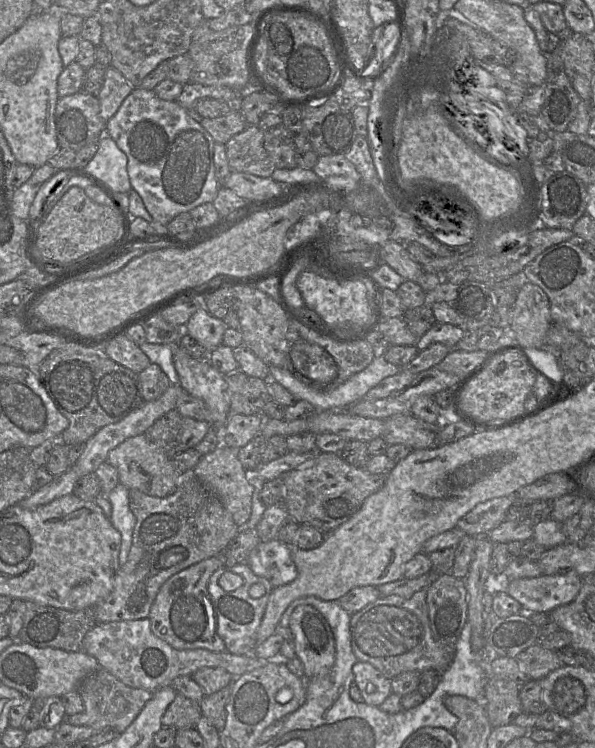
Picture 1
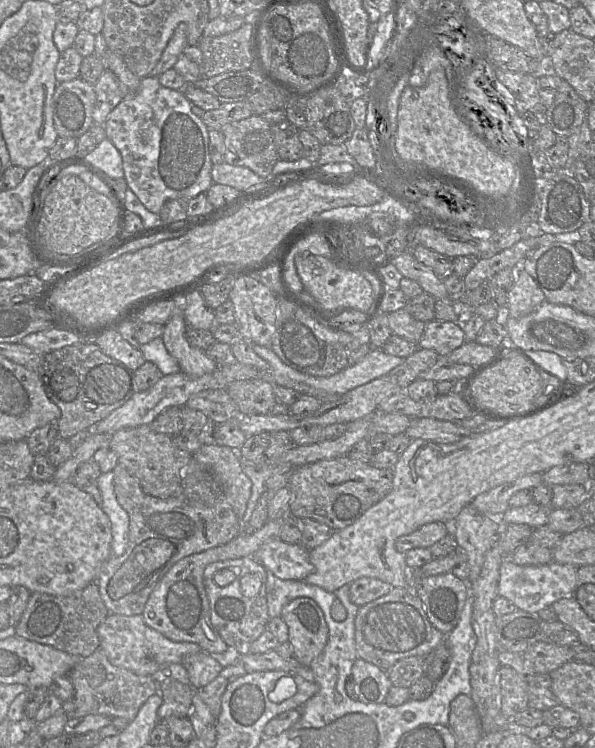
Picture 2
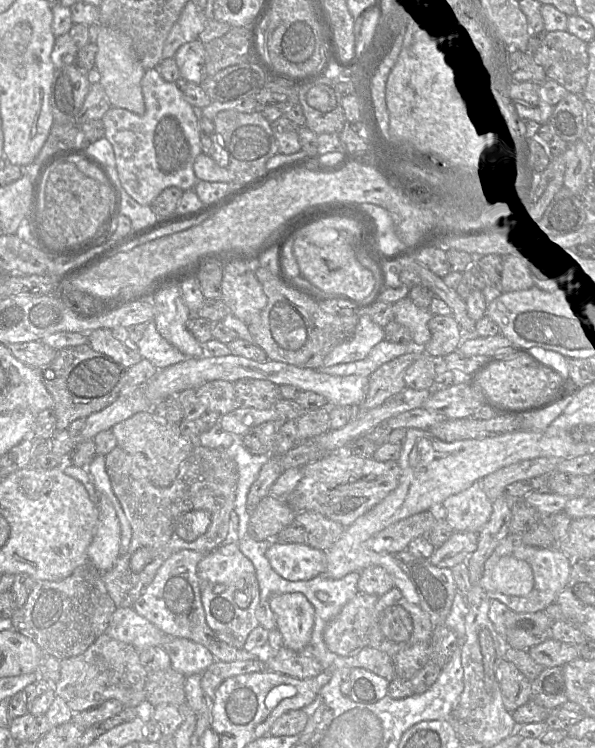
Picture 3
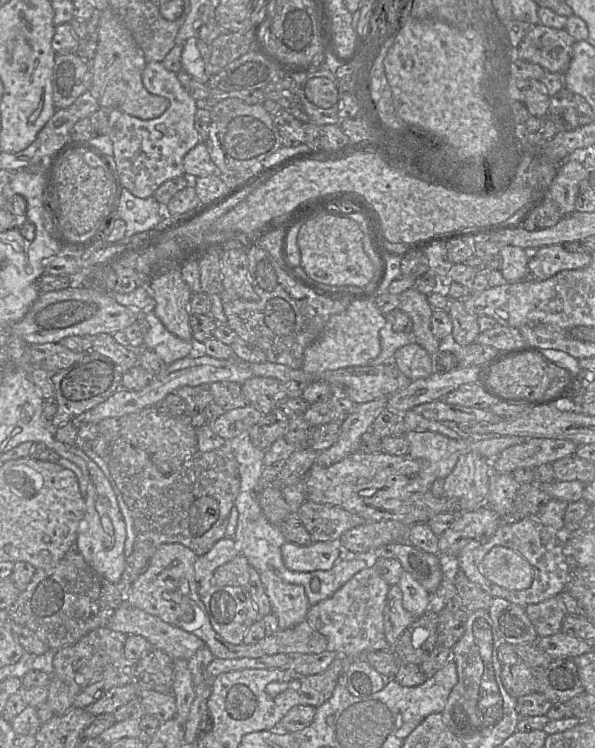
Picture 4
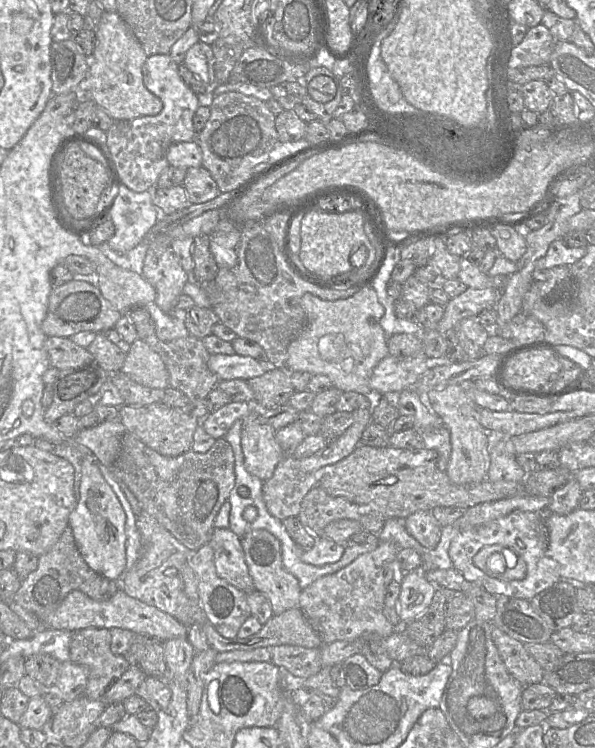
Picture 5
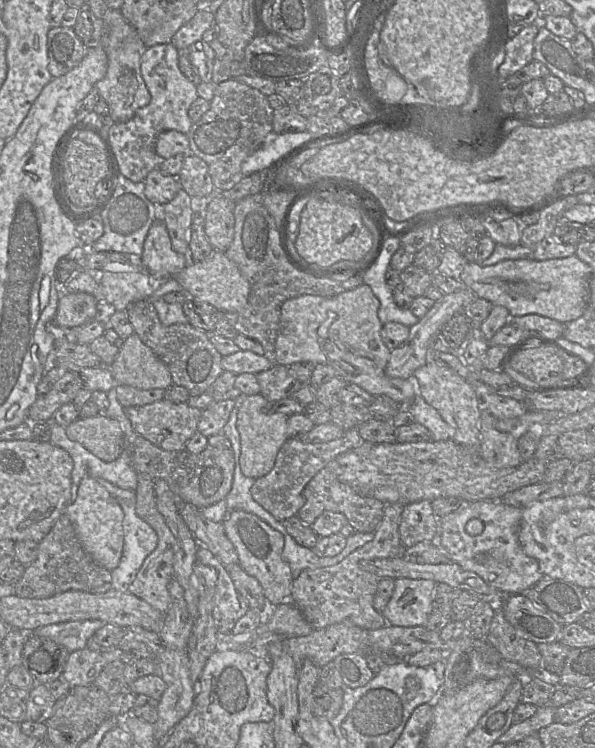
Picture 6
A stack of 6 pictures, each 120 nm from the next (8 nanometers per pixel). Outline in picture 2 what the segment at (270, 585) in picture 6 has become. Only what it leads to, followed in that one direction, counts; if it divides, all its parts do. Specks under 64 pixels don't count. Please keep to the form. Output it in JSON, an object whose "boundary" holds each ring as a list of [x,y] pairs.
{"boundary":[[[295,598],[284,606],[281,618],[288,626],[289,642],[295,656],[302,666],[310,667],[313,660],[323,652],[329,638],[329,628],[322,609],[311,598]]]}

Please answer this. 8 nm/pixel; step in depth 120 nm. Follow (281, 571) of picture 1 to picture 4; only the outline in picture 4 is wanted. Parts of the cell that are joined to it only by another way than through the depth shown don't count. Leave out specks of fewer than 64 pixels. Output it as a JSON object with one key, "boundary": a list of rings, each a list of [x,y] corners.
{"boundary":[[[337,541],[312,542],[307,546],[285,542],[281,547],[284,565],[294,572],[330,570],[341,553],[342,549]]]}

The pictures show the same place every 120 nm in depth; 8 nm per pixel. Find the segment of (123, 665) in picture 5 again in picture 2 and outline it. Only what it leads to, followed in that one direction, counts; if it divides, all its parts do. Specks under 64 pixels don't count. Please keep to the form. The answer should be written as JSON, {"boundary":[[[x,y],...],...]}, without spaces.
{"boundary":[[[101,648],[84,657],[68,676],[74,686],[75,695],[70,701],[63,702],[62,708],[69,719],[98,714],[132,721],[145,701],[157,693],[159,685],[151,676],[137,675],[113,665]]]}

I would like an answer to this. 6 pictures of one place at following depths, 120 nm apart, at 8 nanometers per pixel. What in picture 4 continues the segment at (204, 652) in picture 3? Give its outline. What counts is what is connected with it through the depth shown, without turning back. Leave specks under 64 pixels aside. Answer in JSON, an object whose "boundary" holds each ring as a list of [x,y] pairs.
{"boundary":[[[126,600],[115,610],[107,628],[127,635],[145,638],[152,648],[168,654],[173,660],[189,660],[205,643],[192,633],[164,622]]]}

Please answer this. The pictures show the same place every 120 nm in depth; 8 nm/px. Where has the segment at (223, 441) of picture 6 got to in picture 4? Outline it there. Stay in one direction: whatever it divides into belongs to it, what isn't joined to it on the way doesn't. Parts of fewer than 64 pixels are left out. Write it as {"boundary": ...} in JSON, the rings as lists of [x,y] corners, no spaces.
{"boundary":[[[119,436],[110,442],[108,453],[106,456],[106,463],[112,478],[114,479],[118,489],[122,494],[124,503],[129,509],[130,515],[133,520],[133,529],[135,533],[133,550],[132,553],[128,557],[126,557],[125,569],[119,583],[119,586],[121,587],[123,592],[124,589],[129,588],[139,578],[139,576],[147,570],[153,555],[160,545],[167,543],[179,543],[191,549],[197,556],[201,556],[209,552],[217,541],[226,536],[226,529],[229,521],[230,512],[232,507],[234,506],[235,499],[238,496],[240,489],[240,474],[238,470],[238,463],[231,448],[228,447],[228,445],[225,444],[221,448],[209,452],[201,452],[198,450],[196,453],[186,459],[182,466],[174,474],[165,476],[157,470],[149,457],[143,451],[135,448],[129,442]]]}

